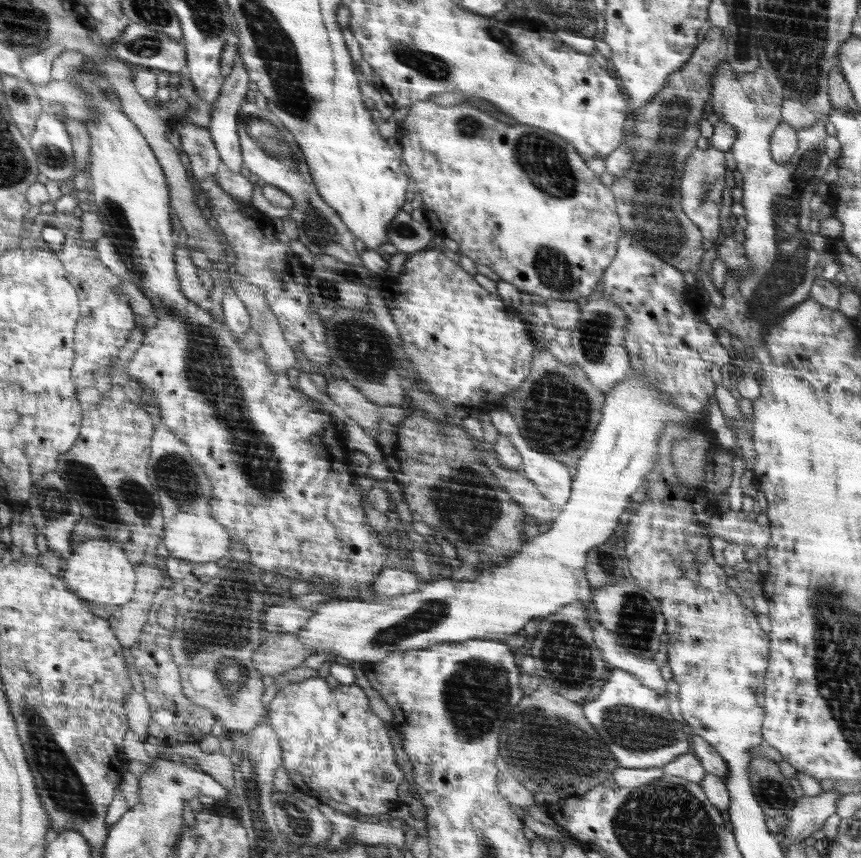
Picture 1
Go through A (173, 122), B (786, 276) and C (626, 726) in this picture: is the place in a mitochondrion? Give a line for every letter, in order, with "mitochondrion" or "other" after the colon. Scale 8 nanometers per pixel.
A: other
B: mitochondrion
C: mitochondrion

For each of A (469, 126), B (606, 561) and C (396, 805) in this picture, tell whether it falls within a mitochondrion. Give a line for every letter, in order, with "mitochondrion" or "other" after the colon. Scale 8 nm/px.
A: mitochondrion
B: mitochondrion
C: other

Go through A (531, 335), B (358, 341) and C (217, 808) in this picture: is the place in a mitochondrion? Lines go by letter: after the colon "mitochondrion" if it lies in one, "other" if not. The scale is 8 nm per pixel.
A: other
B: mitochondrion
C: other

